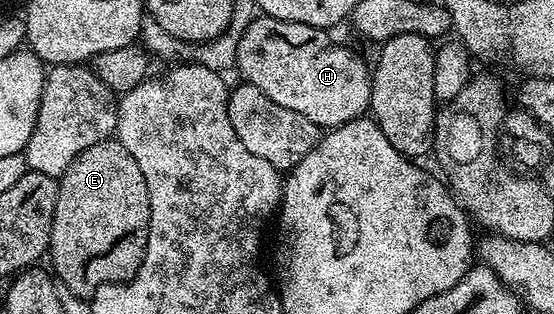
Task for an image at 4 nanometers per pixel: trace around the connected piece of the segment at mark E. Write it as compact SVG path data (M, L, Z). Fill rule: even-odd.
M115 139L86 147L58 179L58 203L47 251L55 280L75 297L91 298L98 287L121 280L115 249L128 253L127 272L136 273L146 251L149 227L150 195L130 151Z

